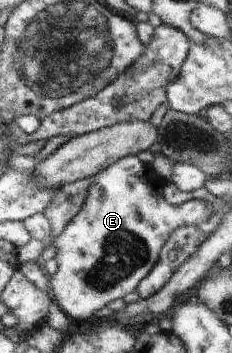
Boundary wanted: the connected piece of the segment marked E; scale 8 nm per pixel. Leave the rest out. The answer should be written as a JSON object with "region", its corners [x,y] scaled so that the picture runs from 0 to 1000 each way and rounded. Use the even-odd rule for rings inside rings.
{"region":[[[595,439],[517,445],[491,465],[392,501],[392,524],[353,584],[233,686],[250,703],[237,725],[250,762],[211,782],[224,810],[216,839],[297,907],[328,907],[332,929],[397,912],[401,890],[431,873],[586,822],[591,805],[664,759],[694,703],[741,654],[797,635],[879,629],[905,612],[901,578],[862,564],[780,578],[728,575],[703,552],[716,518],[655,470],[603,456]]]}

